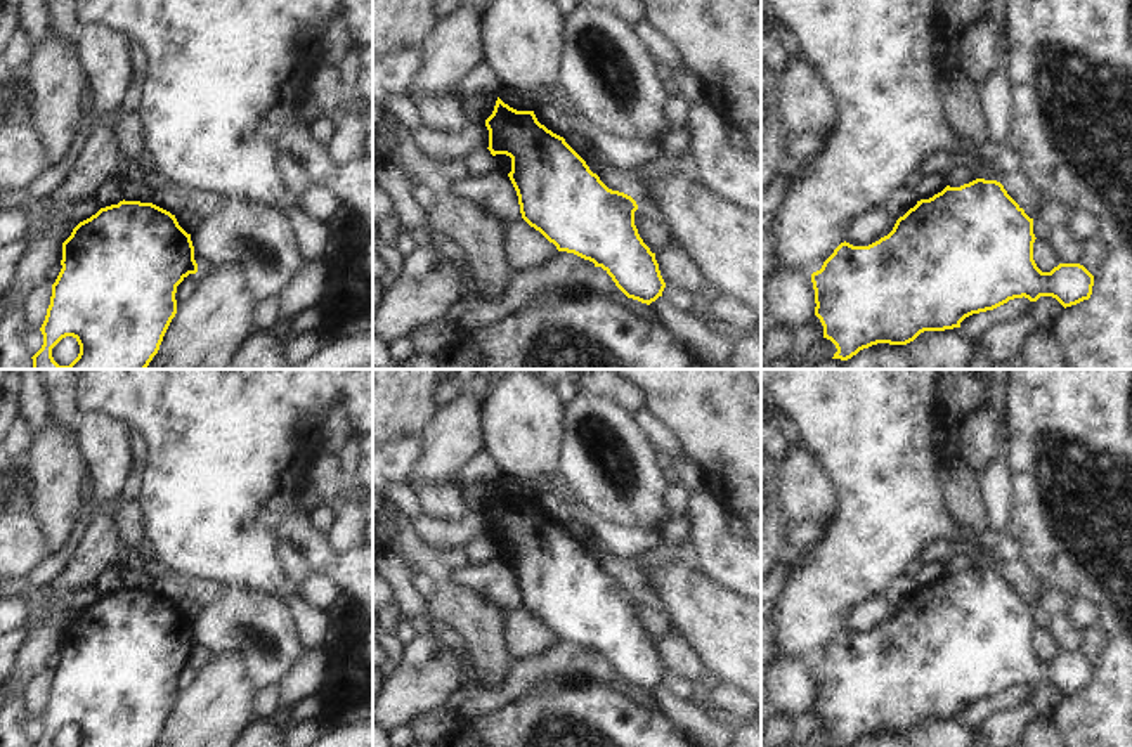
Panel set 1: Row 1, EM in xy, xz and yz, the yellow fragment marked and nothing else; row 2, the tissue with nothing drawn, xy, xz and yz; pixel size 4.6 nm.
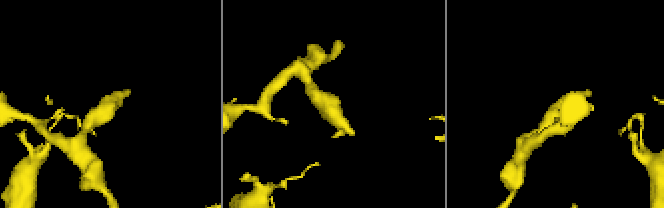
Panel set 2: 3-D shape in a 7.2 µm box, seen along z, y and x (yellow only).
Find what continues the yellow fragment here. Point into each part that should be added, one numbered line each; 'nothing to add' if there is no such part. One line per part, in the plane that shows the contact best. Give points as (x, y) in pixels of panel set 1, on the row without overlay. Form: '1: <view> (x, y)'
nothing to add

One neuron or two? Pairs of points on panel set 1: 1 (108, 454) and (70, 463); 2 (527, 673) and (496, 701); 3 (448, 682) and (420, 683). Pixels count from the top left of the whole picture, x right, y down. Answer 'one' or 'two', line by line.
1: two
2: one
3: one

